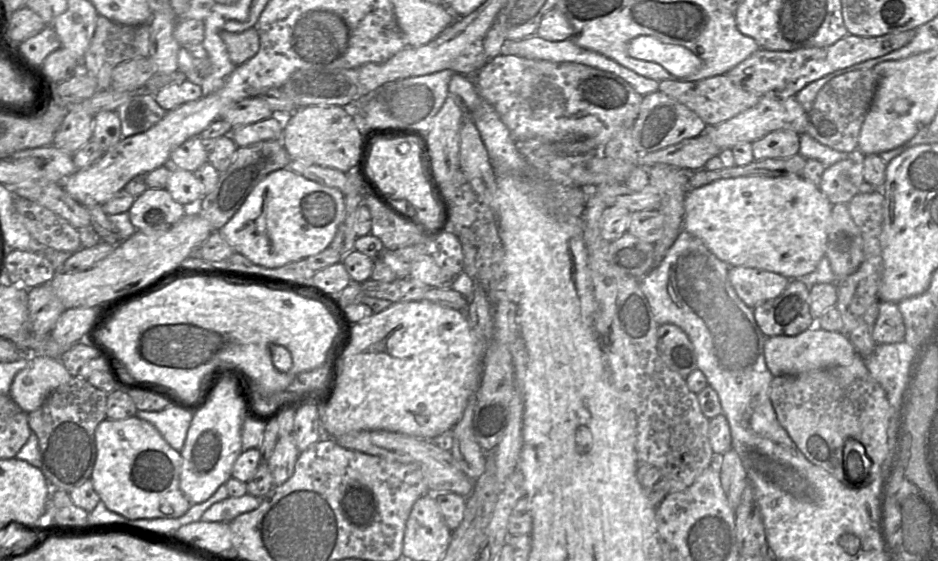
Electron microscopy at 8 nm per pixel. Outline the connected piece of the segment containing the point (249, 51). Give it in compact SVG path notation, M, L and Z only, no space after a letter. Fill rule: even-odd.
M255 27L240 33L221 31L231 62L238 66L253 58L260 48L260 38Z

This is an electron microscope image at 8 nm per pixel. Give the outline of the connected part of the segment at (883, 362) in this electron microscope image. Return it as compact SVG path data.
M905 341L877 344L868 357L863 358L873 378L886 392L891 407L899 414L903 395L911 377L914 360L919 353Z

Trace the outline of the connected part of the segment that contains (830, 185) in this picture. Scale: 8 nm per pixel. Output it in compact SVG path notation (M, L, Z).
M858 149L848 154L847 159L826 167L822 174L819 188L832 204L848 204L864 181L865 154Z

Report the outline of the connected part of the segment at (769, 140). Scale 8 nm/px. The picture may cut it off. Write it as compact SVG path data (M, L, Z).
M776 130L751 143L754 160L788 158L799 154L799 134Z

